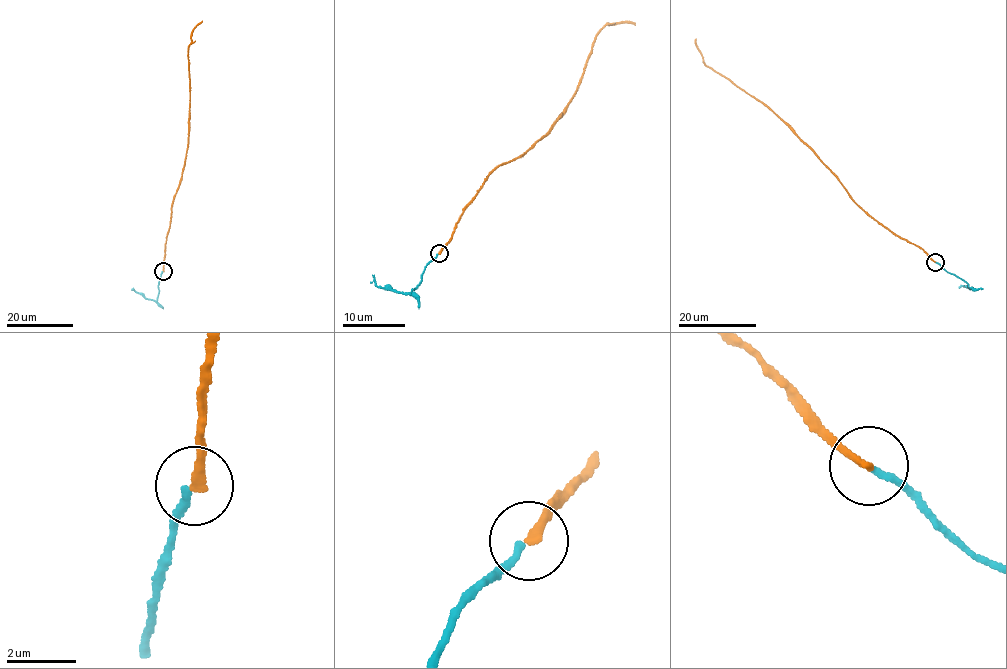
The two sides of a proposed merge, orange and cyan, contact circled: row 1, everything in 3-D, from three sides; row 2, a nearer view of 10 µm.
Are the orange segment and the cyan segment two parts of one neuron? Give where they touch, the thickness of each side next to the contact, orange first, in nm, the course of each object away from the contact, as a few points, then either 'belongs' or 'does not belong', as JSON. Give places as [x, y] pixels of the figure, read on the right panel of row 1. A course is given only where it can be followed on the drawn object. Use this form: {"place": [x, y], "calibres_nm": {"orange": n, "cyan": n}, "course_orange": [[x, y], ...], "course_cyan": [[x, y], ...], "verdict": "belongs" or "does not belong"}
{"place": [935, 262], "calibres_nm": {"orange": 220, "cyan": 190}, "course_orange": [[936, 262], [923, 249], [874, 220], [790, 128], [765, 105], [705, 64], [696, 38]], "course_cyan": [[936, 262], [962, 278], [971, 289], [964, 285], [959, 288]], "verdict": "does not belong"}

